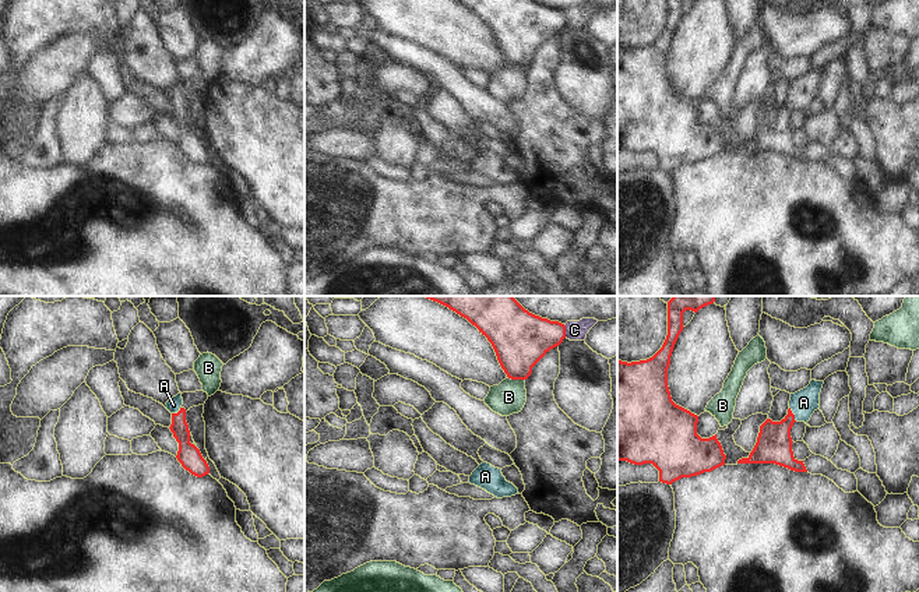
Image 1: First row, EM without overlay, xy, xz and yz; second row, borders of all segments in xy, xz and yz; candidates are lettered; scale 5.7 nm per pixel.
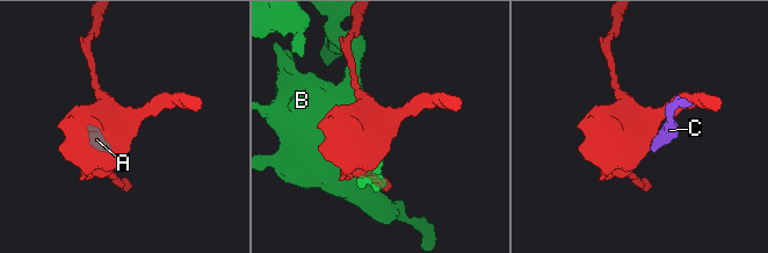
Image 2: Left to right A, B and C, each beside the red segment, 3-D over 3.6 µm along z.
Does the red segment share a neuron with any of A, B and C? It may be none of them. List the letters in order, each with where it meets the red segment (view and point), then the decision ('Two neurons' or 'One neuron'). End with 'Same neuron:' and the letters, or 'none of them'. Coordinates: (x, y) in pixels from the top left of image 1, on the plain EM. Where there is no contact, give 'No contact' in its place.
A: Touches red at yz (792, 101). One neuron
B: Touches red at xz (517, 66). Two neurons
C: Touches red at xz (564, 18). Two neurons
Same neuron: A.

